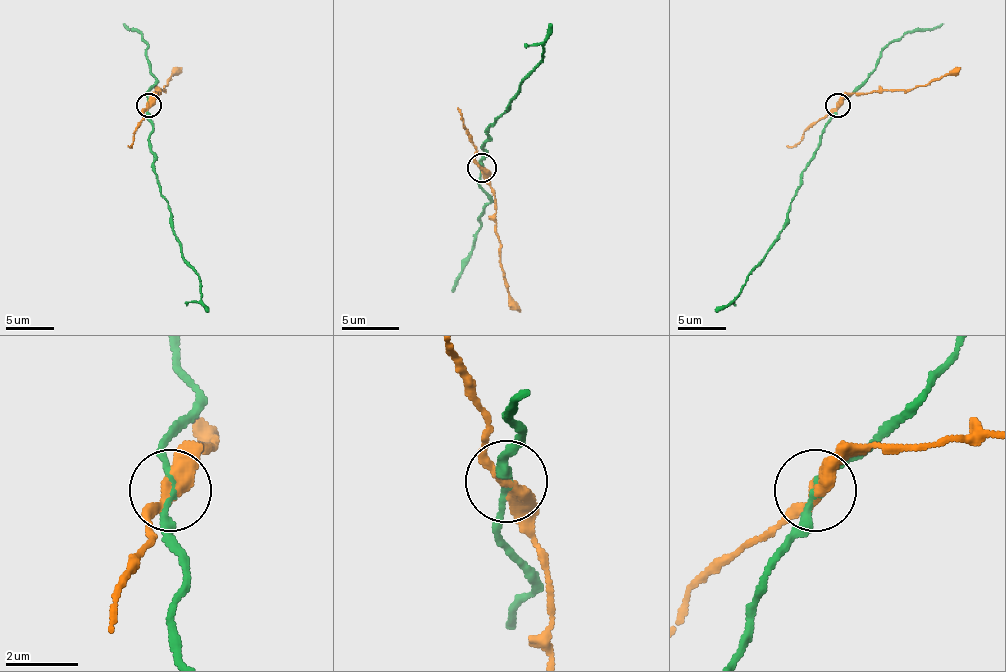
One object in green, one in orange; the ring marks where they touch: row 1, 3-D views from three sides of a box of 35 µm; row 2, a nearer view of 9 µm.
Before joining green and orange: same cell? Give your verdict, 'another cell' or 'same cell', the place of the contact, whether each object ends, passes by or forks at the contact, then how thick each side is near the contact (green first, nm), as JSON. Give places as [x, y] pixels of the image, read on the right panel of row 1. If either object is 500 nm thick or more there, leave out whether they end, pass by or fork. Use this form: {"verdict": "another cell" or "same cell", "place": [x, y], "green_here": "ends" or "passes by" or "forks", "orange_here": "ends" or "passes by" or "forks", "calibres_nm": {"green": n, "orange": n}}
{"verdict": "another cell", "place": [838, 105], "green_here": "passes by", "orange_here": "passes by", "calibres_nm": {"green": 190, "orange": 360}}

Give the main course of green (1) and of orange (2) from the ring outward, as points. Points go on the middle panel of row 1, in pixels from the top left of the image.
1: (481, 168), (487, 154), (487, 131), (521, 83), (541, 63), (552, 23)
2: (481, 168), (495, 197), (501, 271), (512, 302), (521, 311)

